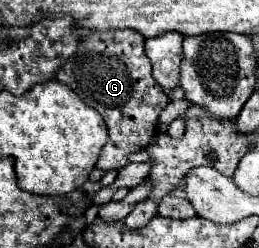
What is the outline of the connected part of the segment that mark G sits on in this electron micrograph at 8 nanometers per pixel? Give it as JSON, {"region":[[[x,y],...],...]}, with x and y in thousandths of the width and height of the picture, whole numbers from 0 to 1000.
{"region":[[[510,117],[332,133],[309,149],[301,214],[232,270],[216,319],[278,351],[278,367],[409,488],[425,560],[371,657],[394,690],[456,690],[494,665],[494,617],[564,601],[602,536],[625,440],[656,415],[641,367],[587,310],[587,262],[556,214],[556,149]]]}

